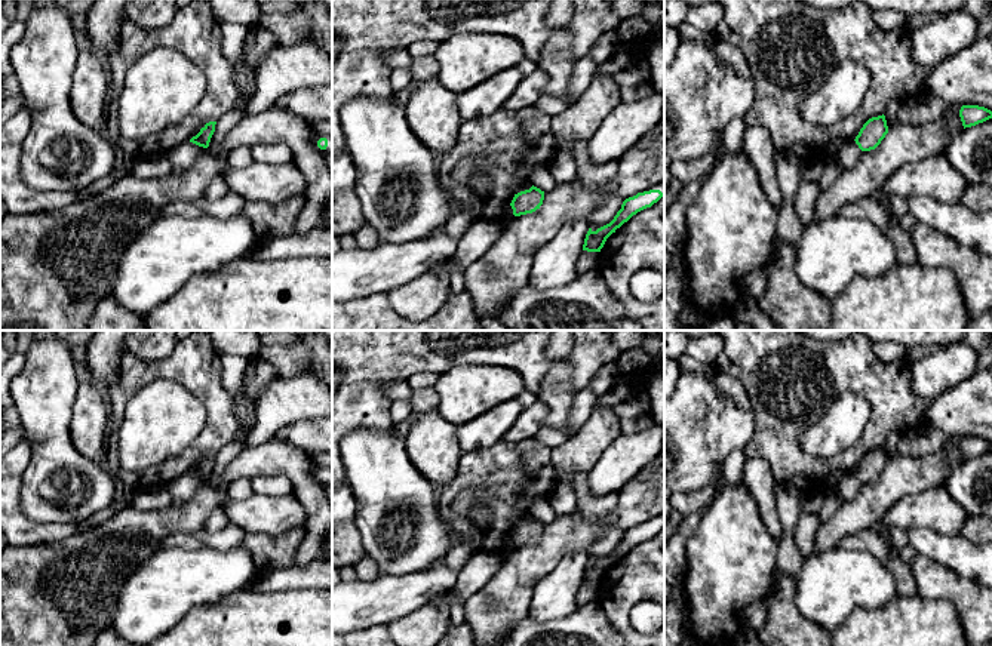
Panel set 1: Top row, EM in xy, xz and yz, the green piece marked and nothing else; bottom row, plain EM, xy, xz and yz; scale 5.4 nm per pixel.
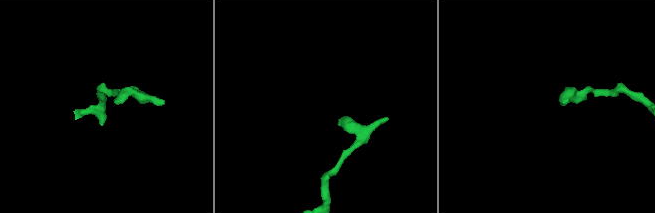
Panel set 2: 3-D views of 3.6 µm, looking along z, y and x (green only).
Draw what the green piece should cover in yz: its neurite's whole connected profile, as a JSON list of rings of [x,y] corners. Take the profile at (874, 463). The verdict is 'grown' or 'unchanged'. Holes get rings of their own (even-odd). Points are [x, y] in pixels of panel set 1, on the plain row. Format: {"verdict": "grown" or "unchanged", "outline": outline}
{"verdict": "unchanged", "outline": [[[882,446],[869,450],[863,456],[854,473],[862,483],[870,483],[881,476],[881,473],[885,470],[887,465],[888,465],[888,458],[885,447]]]}

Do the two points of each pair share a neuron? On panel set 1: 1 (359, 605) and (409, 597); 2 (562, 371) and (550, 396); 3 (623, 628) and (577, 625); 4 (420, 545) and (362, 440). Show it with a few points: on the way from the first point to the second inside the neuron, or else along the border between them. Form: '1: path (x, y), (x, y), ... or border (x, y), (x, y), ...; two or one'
1: path (371, 602), (398, 597); one
2: path (559, 377), (556, 390); one
3: border (598, 600), (608, 623), (616, 630); two
4: path (421, 519), (417, 504), (380, 467); one

